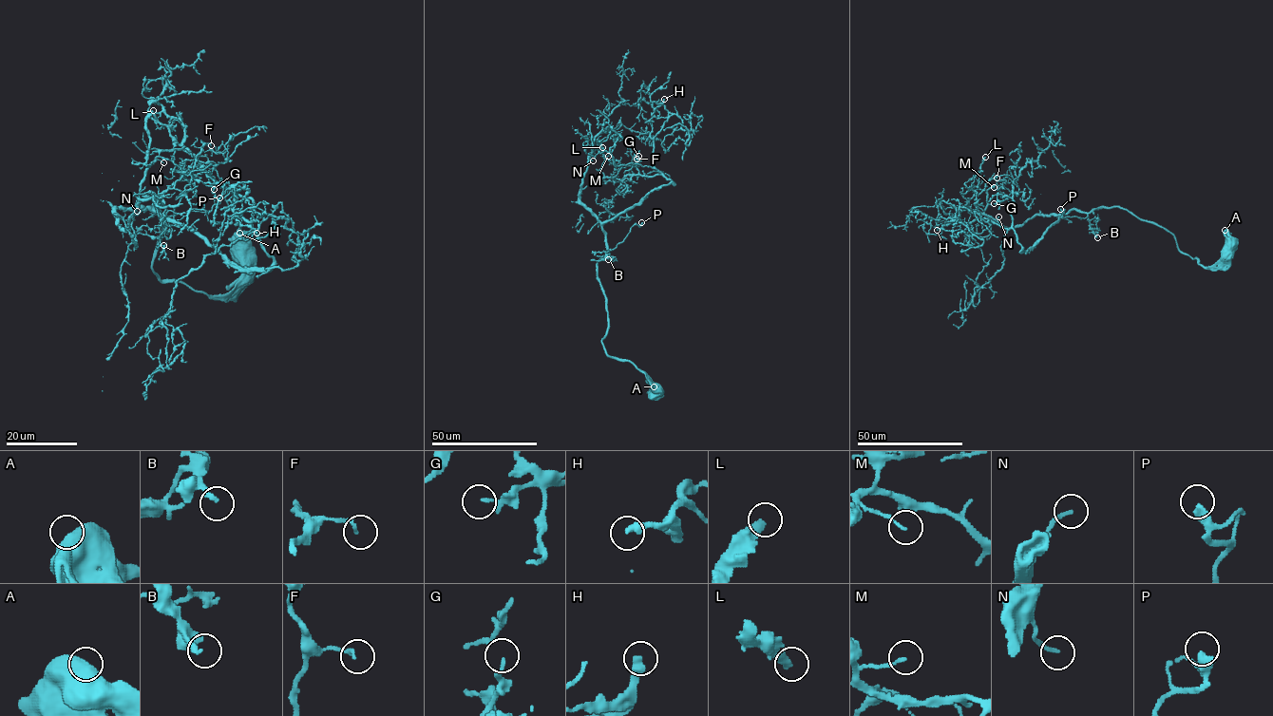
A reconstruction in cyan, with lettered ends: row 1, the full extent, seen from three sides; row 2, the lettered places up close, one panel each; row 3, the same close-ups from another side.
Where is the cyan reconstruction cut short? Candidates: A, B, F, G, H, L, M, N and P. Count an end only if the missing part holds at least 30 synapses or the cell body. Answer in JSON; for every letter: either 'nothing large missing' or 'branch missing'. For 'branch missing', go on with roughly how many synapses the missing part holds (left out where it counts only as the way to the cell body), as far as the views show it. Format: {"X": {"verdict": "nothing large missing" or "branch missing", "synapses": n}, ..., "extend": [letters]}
{"A": {"verdict": "nothing large missing"}, "B": {"verdict": "branch missing", "synapses": 60}, "F": {"verdict": "nothing large missing"}, "G": {"verdict": "branch missing", "synapses": 35}, "H": {"verdict": "branch missing", "synapses": 90}, "L": {"verdict": "branch missing", "synapses": 100}, "M": {"verdict": "nothing large missing"}, "N": {"verdict": "nothing large missing"}, "P": {"verdict": "nothing large missing"}, "extend": ["B", "G", "H", "L"]}

